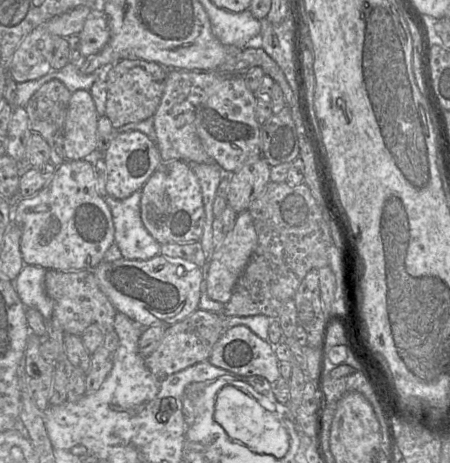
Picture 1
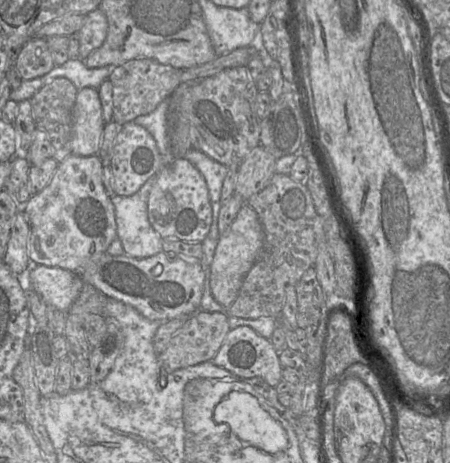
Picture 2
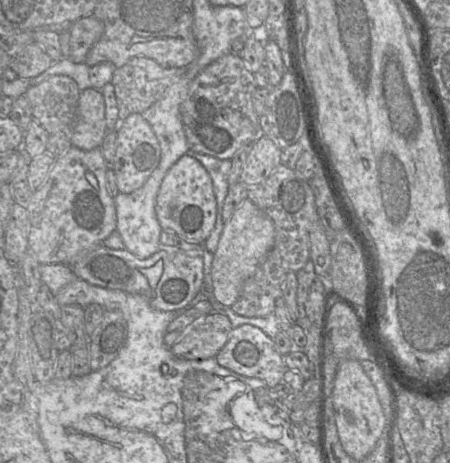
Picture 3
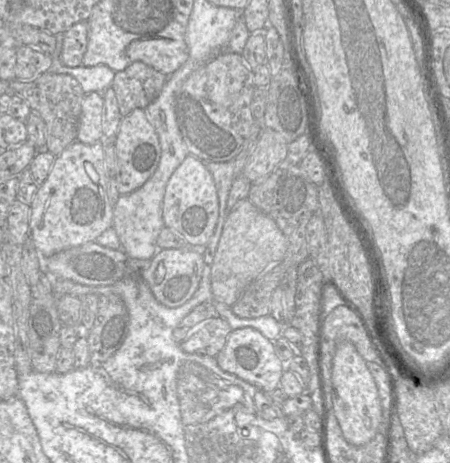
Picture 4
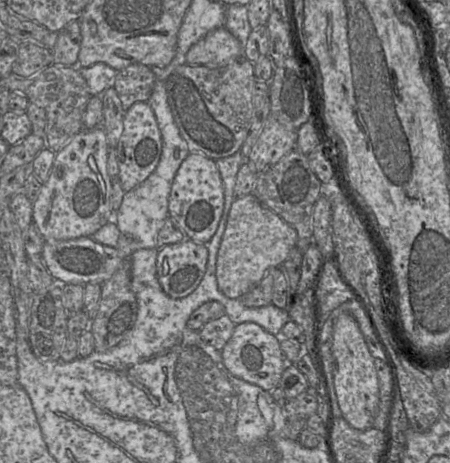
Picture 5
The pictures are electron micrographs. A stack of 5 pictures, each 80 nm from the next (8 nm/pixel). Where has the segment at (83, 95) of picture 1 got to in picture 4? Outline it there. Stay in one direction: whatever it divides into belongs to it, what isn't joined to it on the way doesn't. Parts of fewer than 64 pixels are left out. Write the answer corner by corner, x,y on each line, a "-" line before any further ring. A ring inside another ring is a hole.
101,92
84,95
76,140
94,144
103,139
104,98

